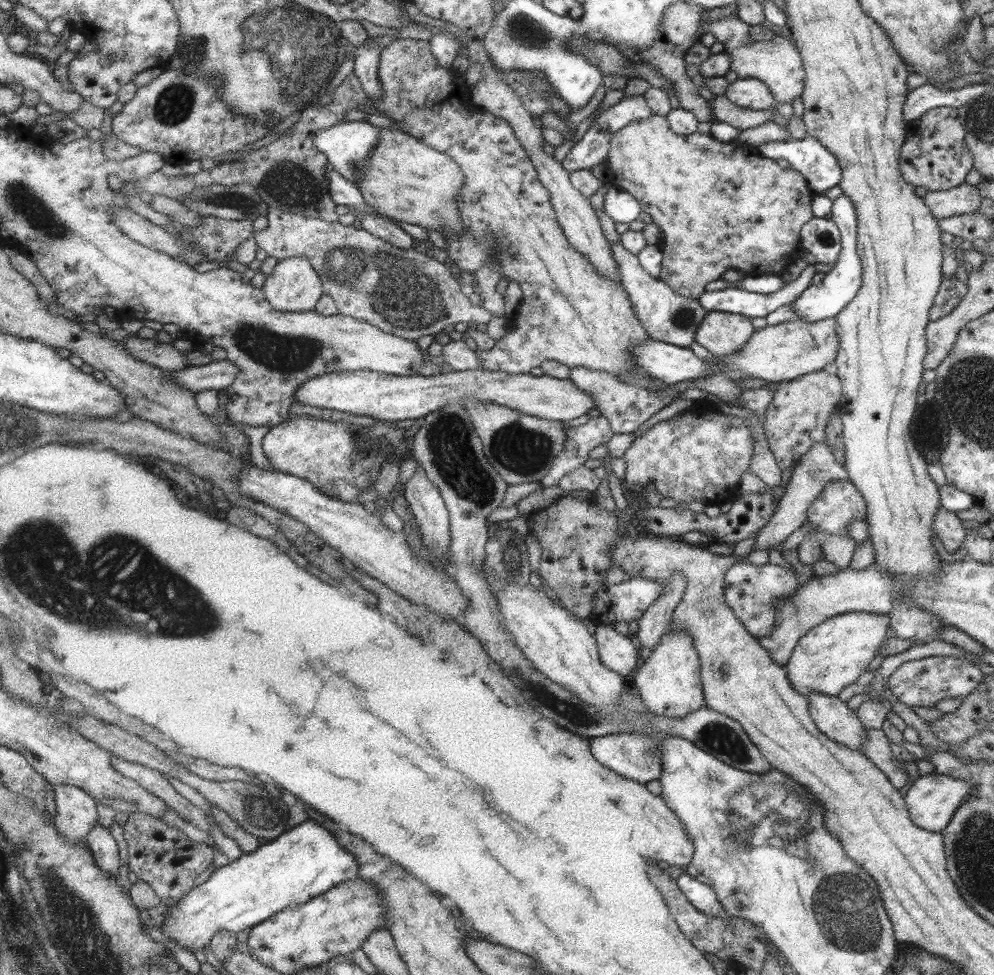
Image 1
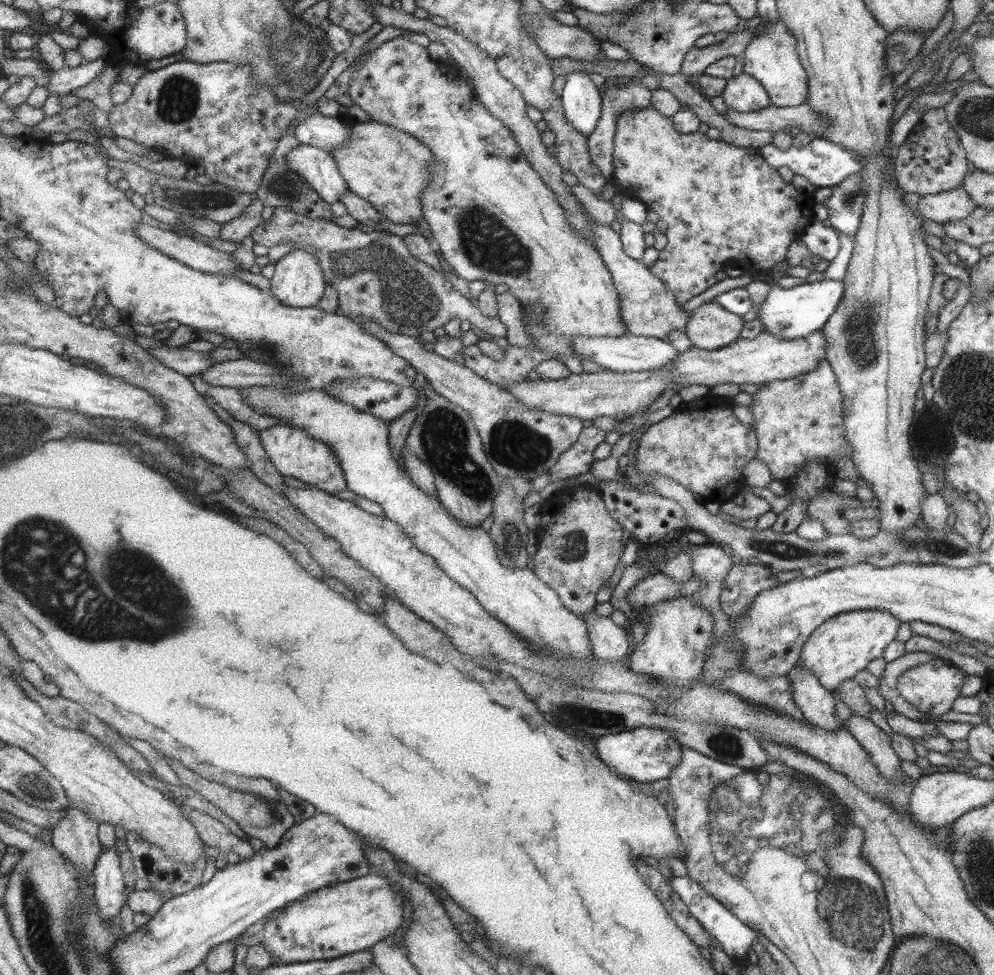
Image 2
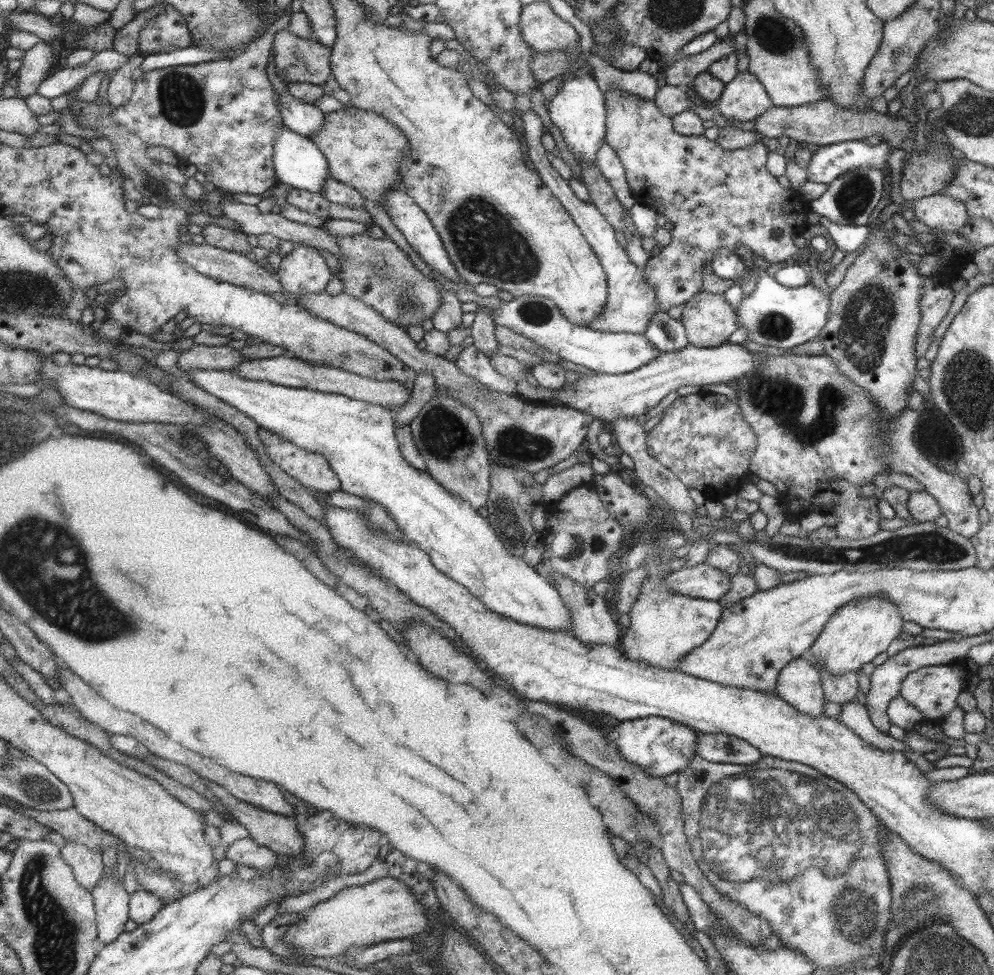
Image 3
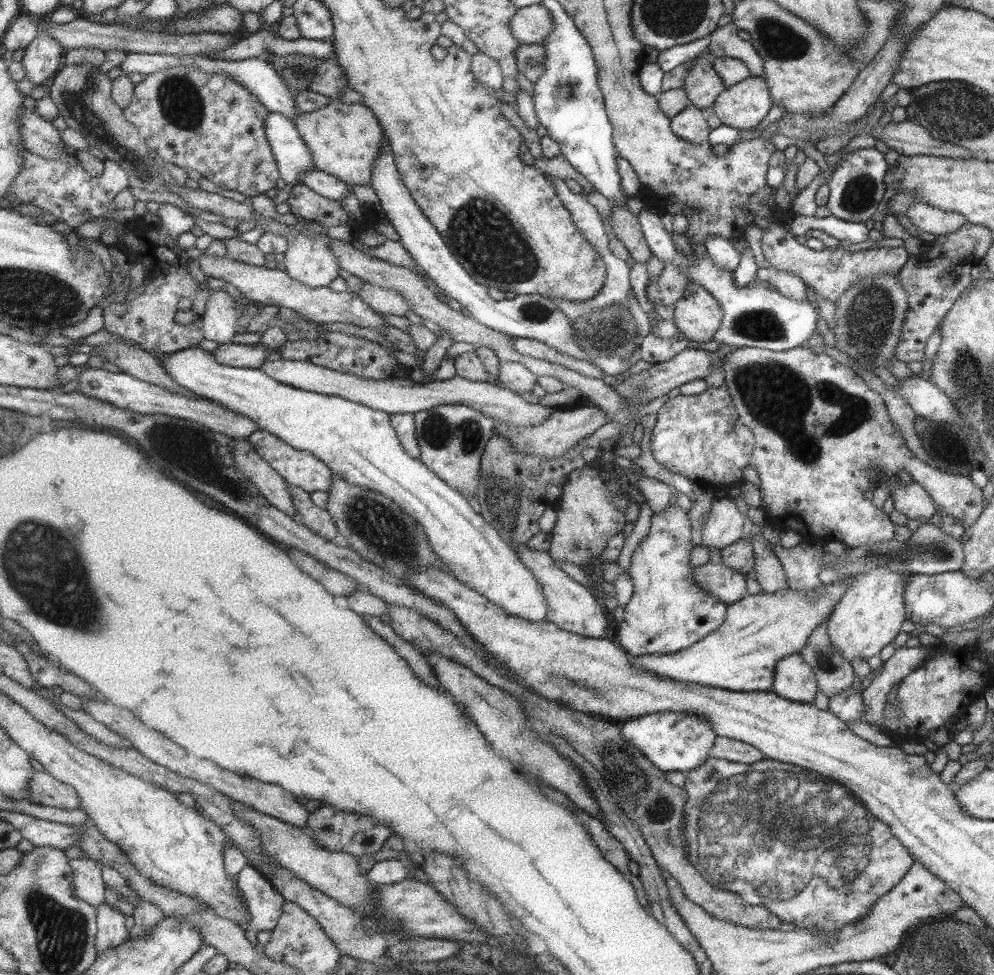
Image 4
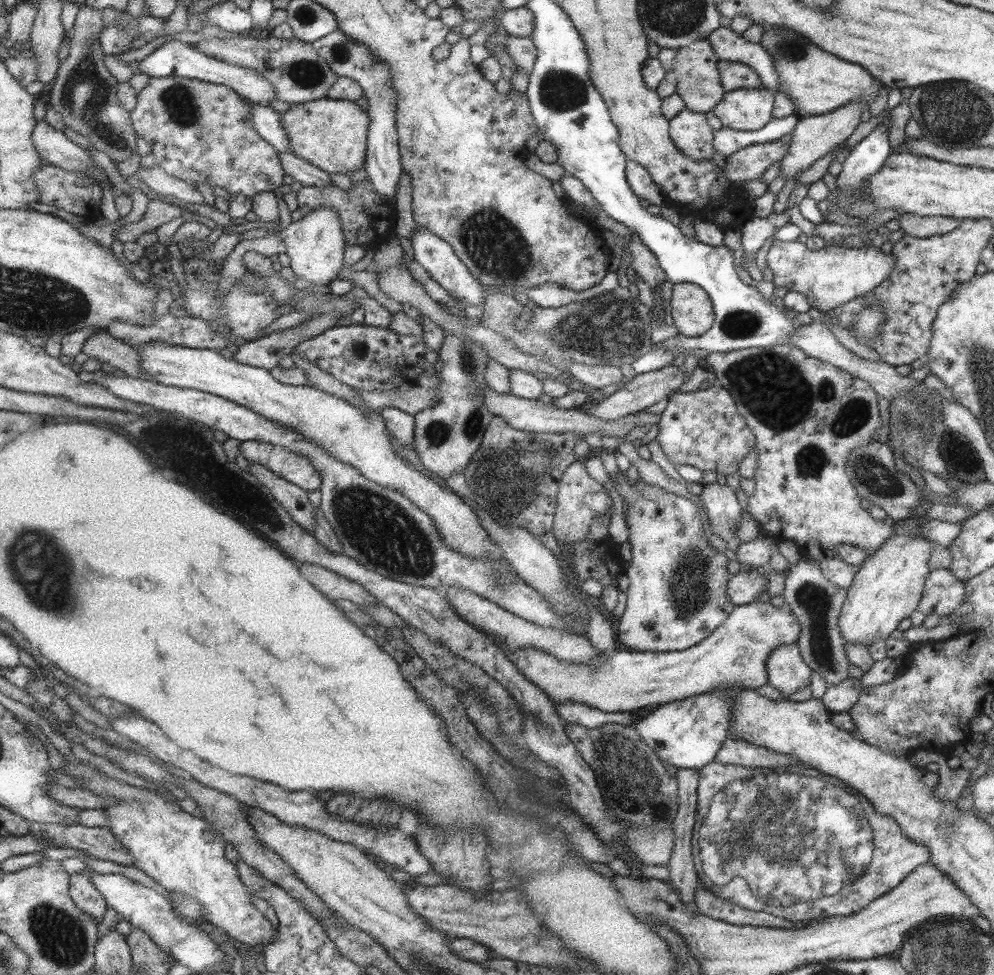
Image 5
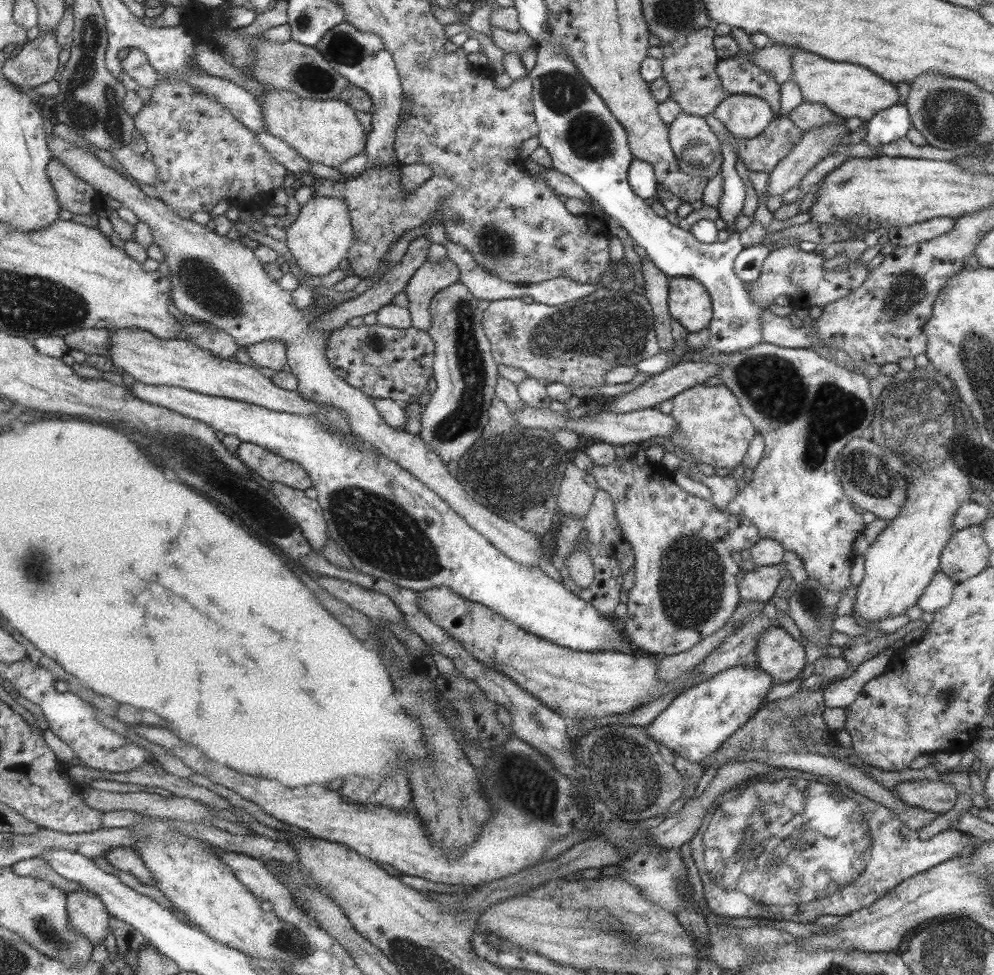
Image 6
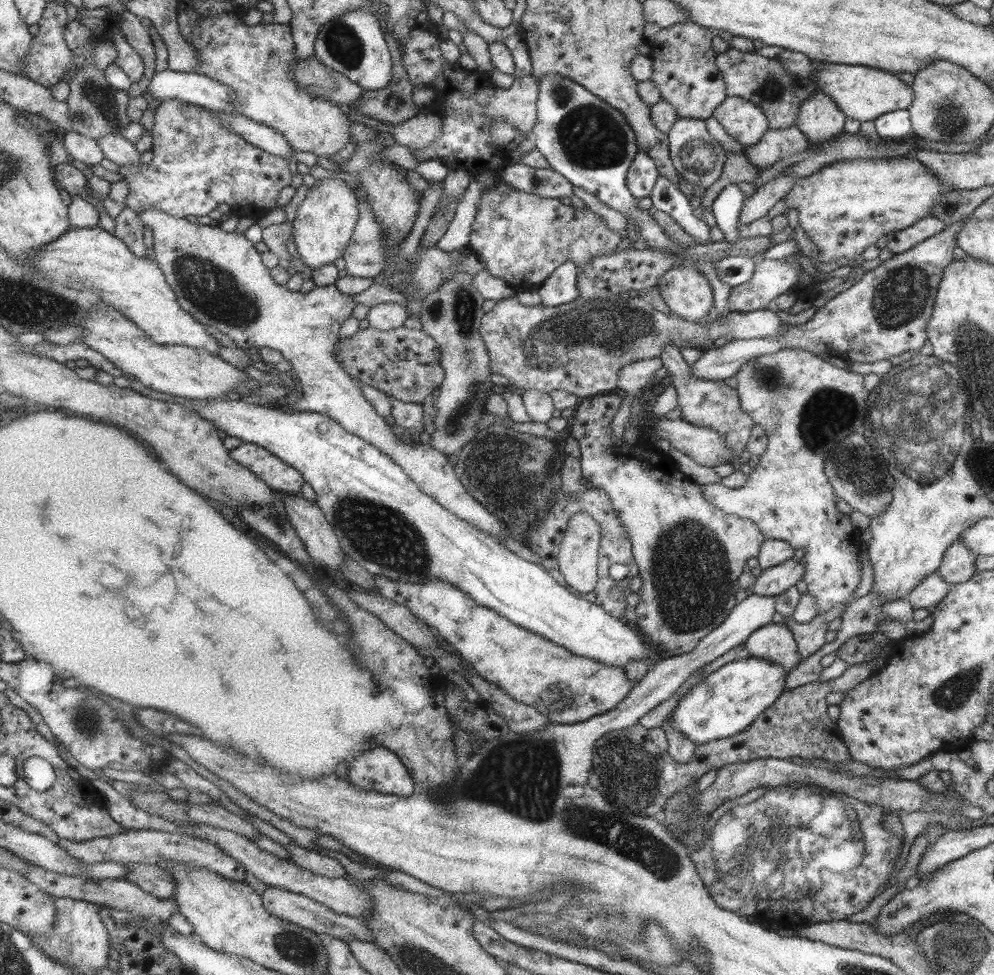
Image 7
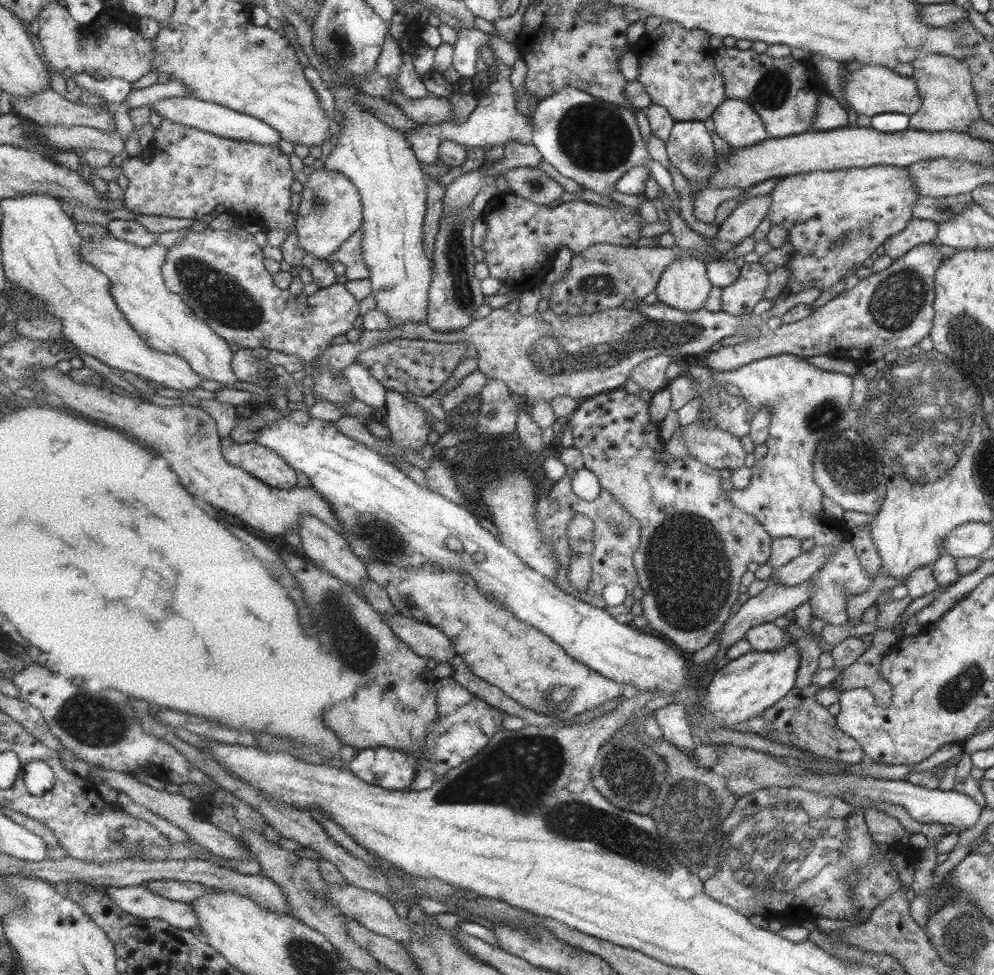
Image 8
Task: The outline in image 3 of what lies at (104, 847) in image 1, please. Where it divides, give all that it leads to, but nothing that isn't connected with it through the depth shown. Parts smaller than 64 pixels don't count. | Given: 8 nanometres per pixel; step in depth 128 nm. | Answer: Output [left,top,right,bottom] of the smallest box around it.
[92,873,129,943]

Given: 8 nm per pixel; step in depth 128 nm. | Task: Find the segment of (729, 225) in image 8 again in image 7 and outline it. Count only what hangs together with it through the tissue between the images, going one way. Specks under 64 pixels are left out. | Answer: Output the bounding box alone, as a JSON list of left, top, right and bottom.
[738,172,796,228]

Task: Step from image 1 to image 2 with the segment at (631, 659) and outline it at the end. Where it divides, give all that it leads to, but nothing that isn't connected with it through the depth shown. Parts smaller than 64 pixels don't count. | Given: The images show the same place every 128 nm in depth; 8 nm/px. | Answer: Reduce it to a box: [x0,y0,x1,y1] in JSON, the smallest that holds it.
[583,610,629,662]

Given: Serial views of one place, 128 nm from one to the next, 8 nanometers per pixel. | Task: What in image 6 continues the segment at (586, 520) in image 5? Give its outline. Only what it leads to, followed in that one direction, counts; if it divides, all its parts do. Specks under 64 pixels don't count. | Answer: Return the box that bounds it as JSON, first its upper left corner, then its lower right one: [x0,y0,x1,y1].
[557,463,598,518]

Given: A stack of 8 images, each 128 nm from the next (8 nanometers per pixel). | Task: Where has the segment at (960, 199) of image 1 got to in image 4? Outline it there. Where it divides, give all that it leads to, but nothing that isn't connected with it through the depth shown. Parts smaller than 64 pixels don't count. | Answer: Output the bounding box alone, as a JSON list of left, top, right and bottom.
[904,201,966,238]

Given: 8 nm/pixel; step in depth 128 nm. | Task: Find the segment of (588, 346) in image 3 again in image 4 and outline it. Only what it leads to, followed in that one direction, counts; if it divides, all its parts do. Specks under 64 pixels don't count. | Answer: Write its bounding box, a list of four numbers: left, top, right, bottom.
[370,136,627,376]

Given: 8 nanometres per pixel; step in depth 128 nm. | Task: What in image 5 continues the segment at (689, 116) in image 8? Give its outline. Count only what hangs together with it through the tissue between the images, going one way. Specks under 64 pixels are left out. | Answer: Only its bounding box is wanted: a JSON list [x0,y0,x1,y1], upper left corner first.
[670,40,726,113]

